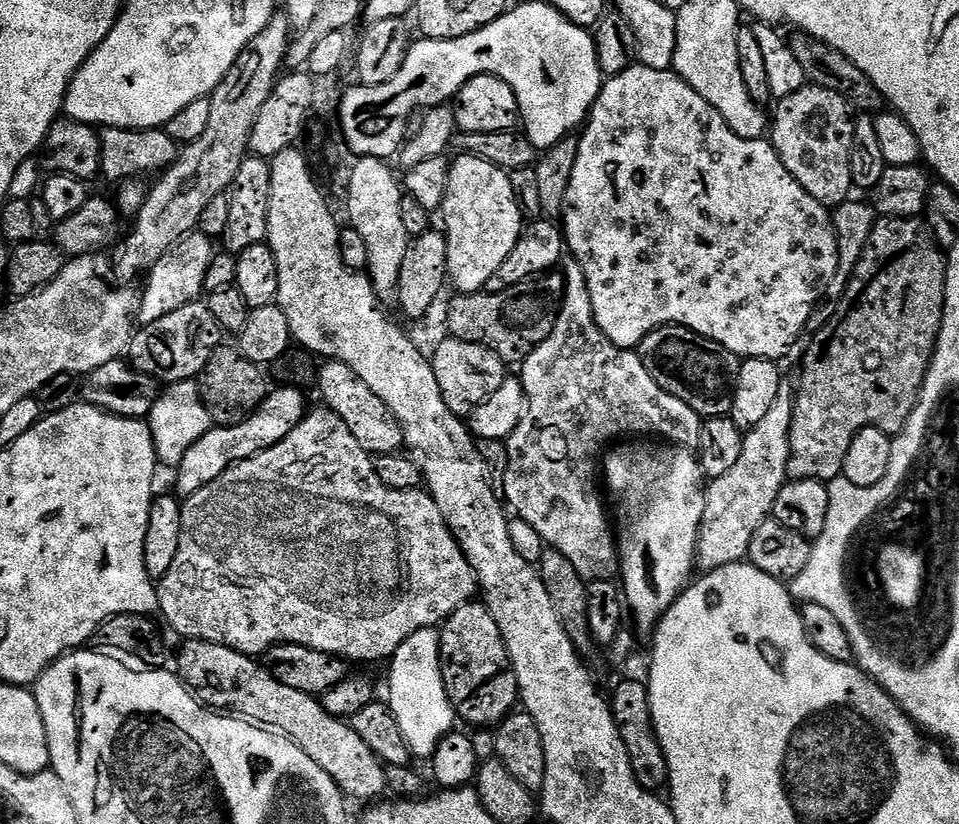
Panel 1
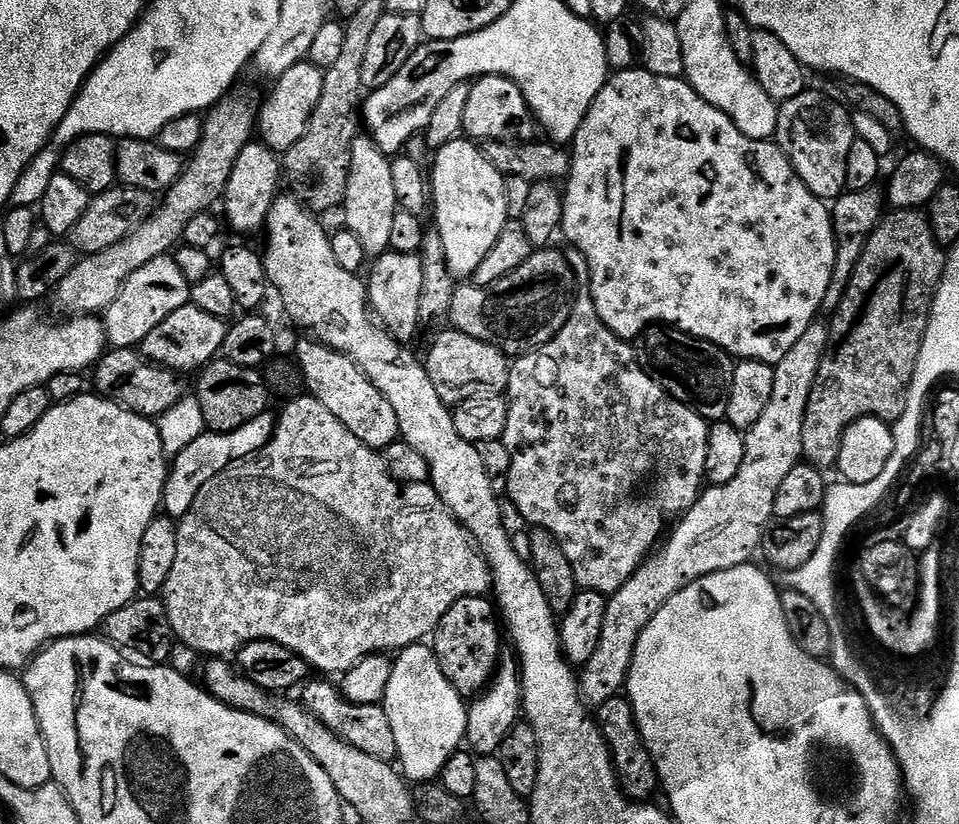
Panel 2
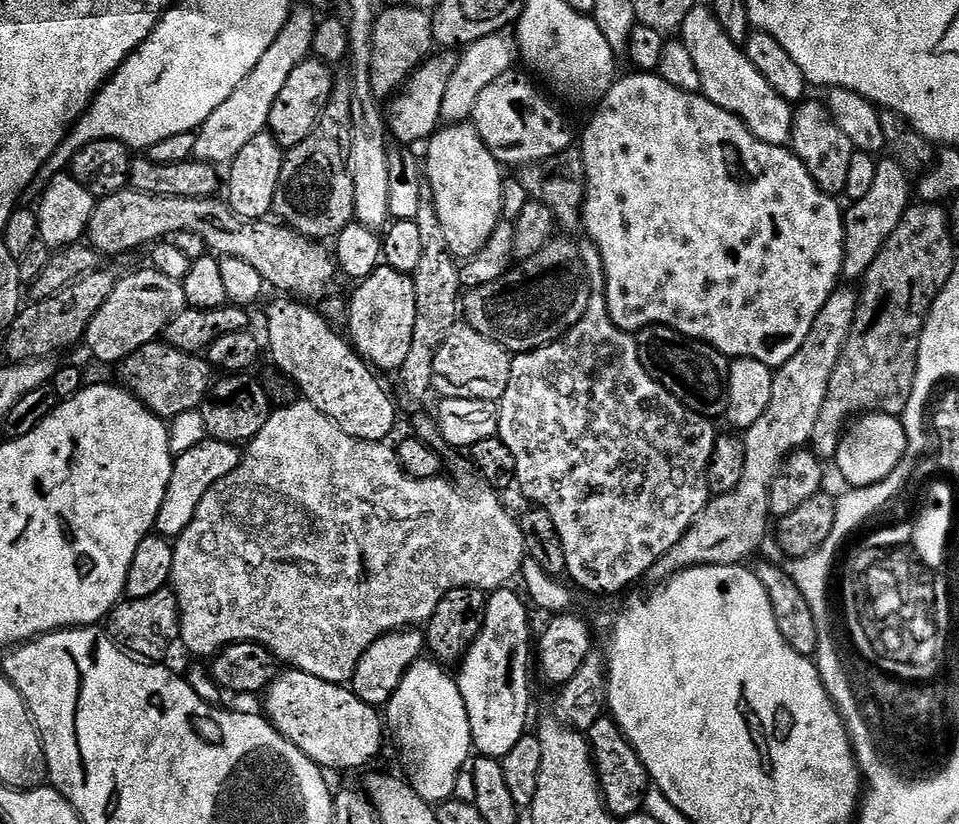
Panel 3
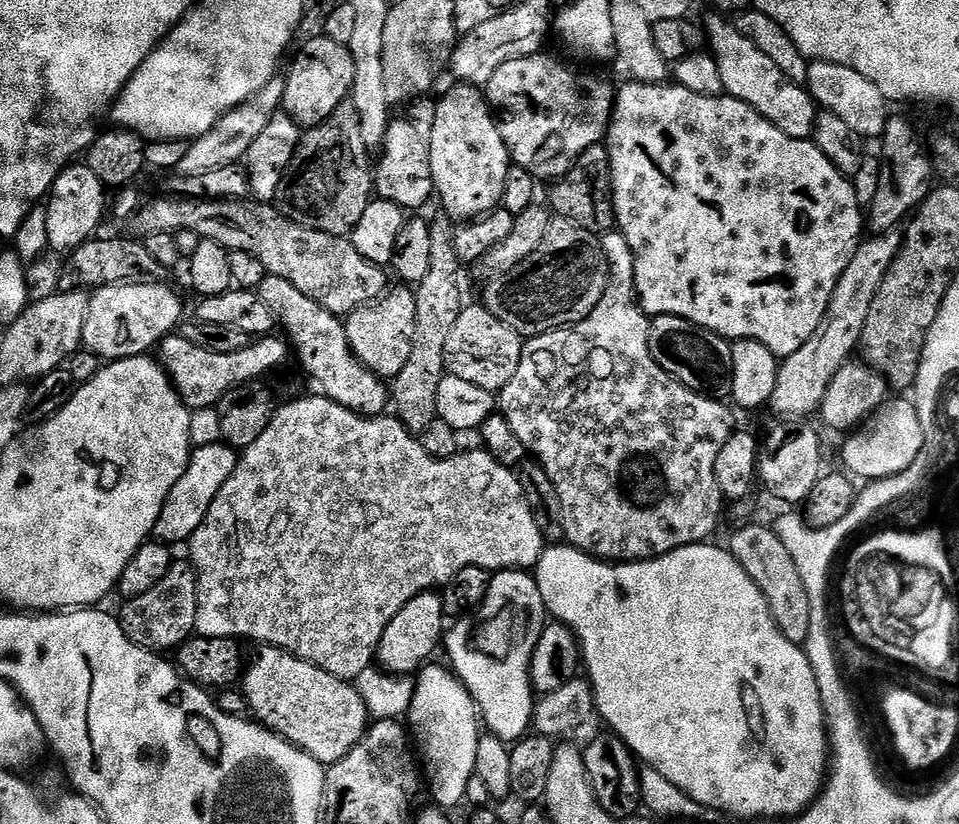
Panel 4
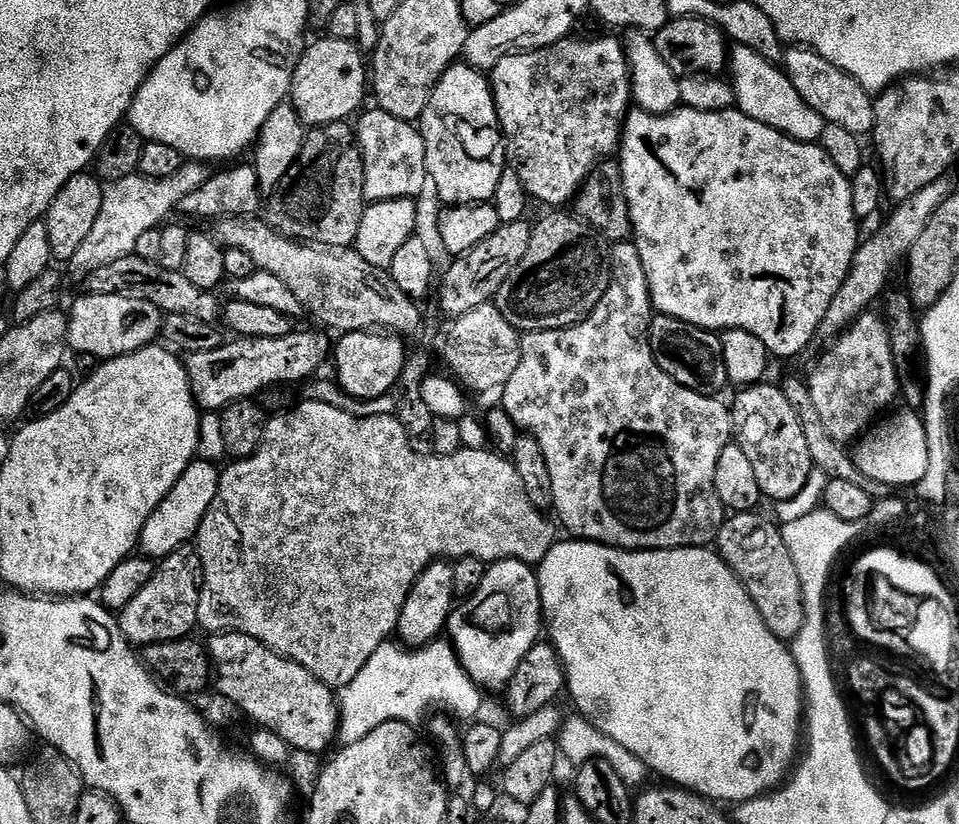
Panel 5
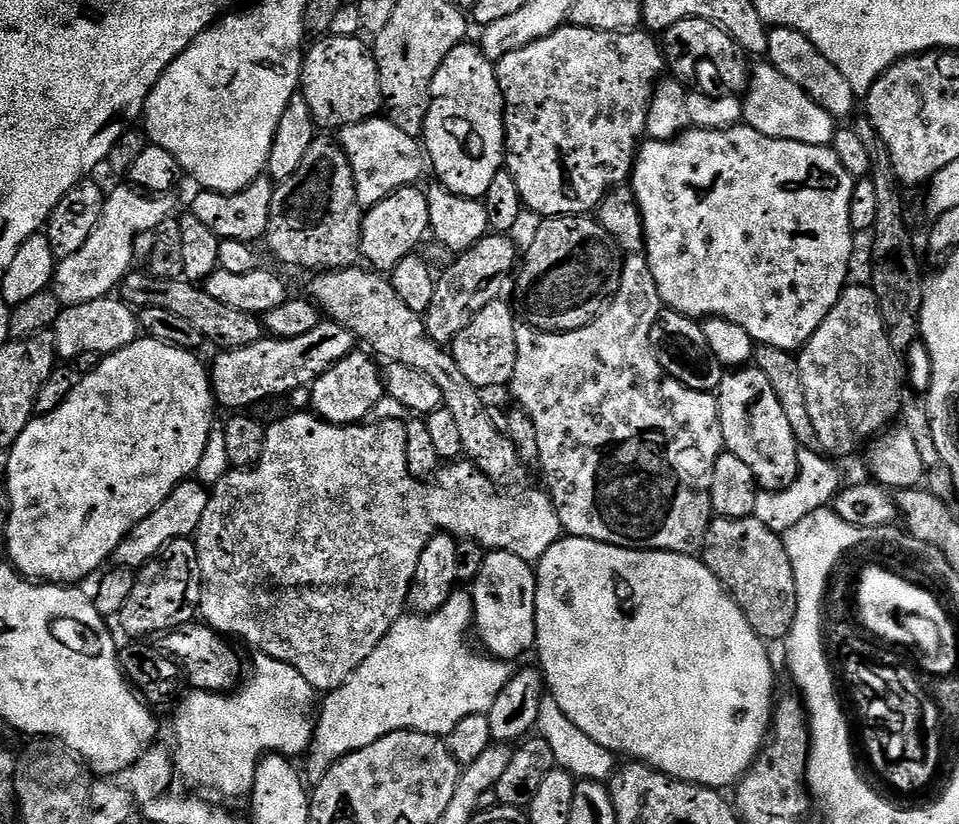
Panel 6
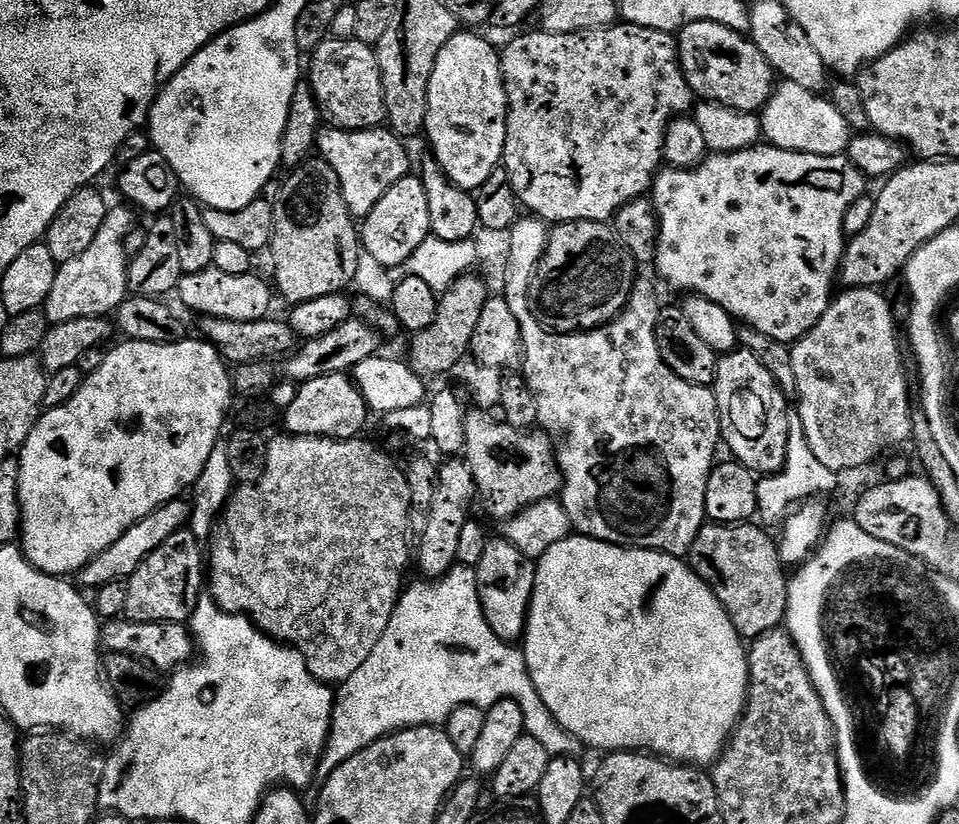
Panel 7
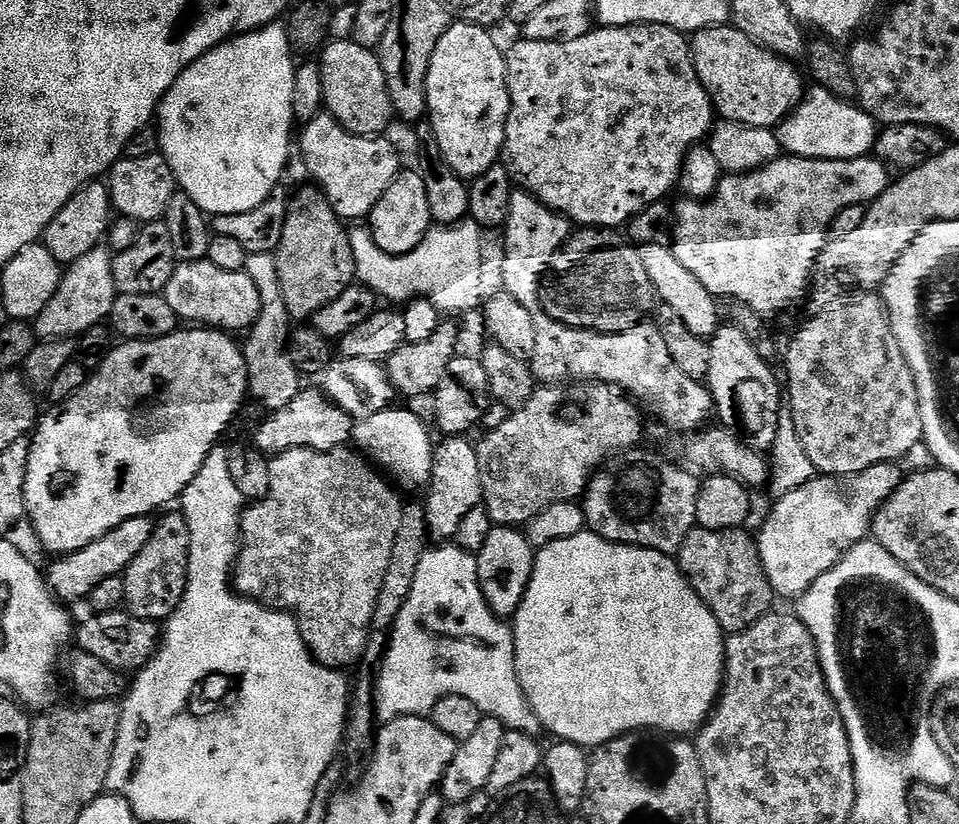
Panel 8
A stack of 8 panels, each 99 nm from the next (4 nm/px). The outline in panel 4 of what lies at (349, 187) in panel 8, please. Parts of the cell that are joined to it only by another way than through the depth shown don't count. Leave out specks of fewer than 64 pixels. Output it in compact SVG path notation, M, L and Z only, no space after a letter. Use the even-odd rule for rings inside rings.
M393 119L378 155L380 161L377 159L374 164L374 192L379 199L394 202L405 210L420 208L428 199L433 199L430 150L423 131L419 132L408 120Z

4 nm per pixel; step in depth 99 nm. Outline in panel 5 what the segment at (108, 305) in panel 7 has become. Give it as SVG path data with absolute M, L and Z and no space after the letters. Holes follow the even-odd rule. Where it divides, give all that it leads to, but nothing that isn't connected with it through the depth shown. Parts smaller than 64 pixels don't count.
M186 162L176 174L170 174L170 178L155 180L137 174L130 178L118 178L118 182L108 184L104 189L98 219L94 221L90 234L70 261L73 274L77 278L83 278L98 270L98 266L106 266L118 258L133 255L138 237L146 234L146 230L160 228L171 217L168 215L179 209L182 198L186 198L190 190L198 190L198 186L210 179L212 173L213 169L207 163Z

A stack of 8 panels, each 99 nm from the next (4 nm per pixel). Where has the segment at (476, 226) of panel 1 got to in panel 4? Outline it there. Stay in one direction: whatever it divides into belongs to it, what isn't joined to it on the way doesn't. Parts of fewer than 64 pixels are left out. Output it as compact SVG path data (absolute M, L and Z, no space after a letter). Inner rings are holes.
M457 83L440 100L436 113L432 116L432 129L427 129L426 139L430 150L430 170L432 171L432 186L435 195L440 196L444 203L443 211L453 221L471 222L501 207L506 186L506 174L510 167L508 147L500 133L500 125L493 109L490 107L485 93L479 87L470 84Z

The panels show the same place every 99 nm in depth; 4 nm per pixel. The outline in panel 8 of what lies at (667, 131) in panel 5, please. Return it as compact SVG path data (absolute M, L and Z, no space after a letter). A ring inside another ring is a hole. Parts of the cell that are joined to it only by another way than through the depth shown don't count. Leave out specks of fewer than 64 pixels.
M784 154L781 155L780 159L753 172L725 175L716 188L716 195L703 202L687 198L681 199L681 204L677 203L674 208L674 239L670 247L672 253L678 258L678 262L682 262L682 266L686 266L686 270L690 270L690 274L694 274L694 278L698 278L698 282L702 282L702 286L706 286L710 295L724 302L733 300L742 302L746 306L750 306L750 310L754 310L759 316L765 318L780 316L787 308L794 307L809 291L814 280L816 260L830 239L830 229L837 214L846 210L846 206L858 206L859 204L867 206L871 204L873 200L877 200L886 191L889 183L890 169L888 165L871 155L859 156L853 160L811 160L810 158Z

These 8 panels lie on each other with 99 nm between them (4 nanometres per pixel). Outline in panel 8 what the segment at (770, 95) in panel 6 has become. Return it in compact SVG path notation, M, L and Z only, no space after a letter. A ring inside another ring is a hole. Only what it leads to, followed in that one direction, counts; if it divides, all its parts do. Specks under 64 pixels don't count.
M809 87L799 106L792 109L791 114L778 125L781 149L787 155L801 156L811 160L853 160L859 156L867 156L876 147L878 125L869 112L852 102L845 102L841 97L830 94L825 88Z

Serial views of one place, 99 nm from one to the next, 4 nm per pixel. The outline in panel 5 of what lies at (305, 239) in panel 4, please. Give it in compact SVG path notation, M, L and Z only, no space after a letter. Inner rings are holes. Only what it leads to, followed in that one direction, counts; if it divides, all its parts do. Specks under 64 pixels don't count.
M223 216L221 220L211 225L210 235L220 243L221 248L233 248L243 250L250 254L257 270L266 274L274 274L274 278L290 289L290 294L298 298L301 309L309 312L316 320L321 320L325 329L336 334L346 332L366 332L369 330L387 330L392 334L409 338L420 328L420 312L417 301L412 300L402 290L398 290L398 282L394 282L391 271L370 266L362 254L358 254L355 247L339 248L338 246L326 246L325 244L309 244L303 240L292 240L284 236L277 228L273 228L267 219L256 216Z

